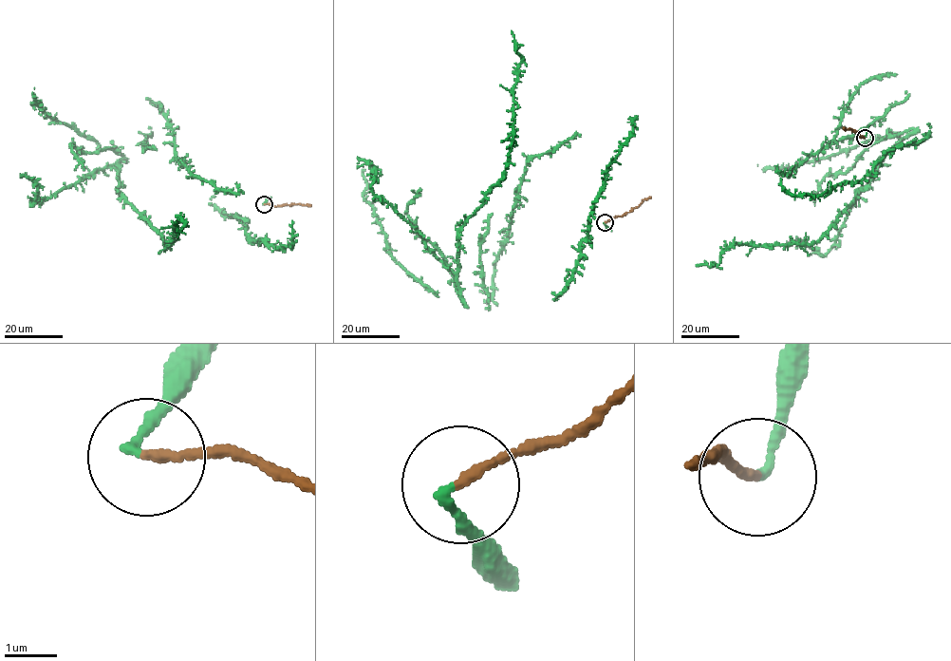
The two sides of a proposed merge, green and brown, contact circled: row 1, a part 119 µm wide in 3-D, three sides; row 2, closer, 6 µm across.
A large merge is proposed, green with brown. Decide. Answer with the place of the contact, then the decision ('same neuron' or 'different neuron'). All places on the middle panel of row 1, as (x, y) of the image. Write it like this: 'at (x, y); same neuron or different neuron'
at (605, 222); different neuron

